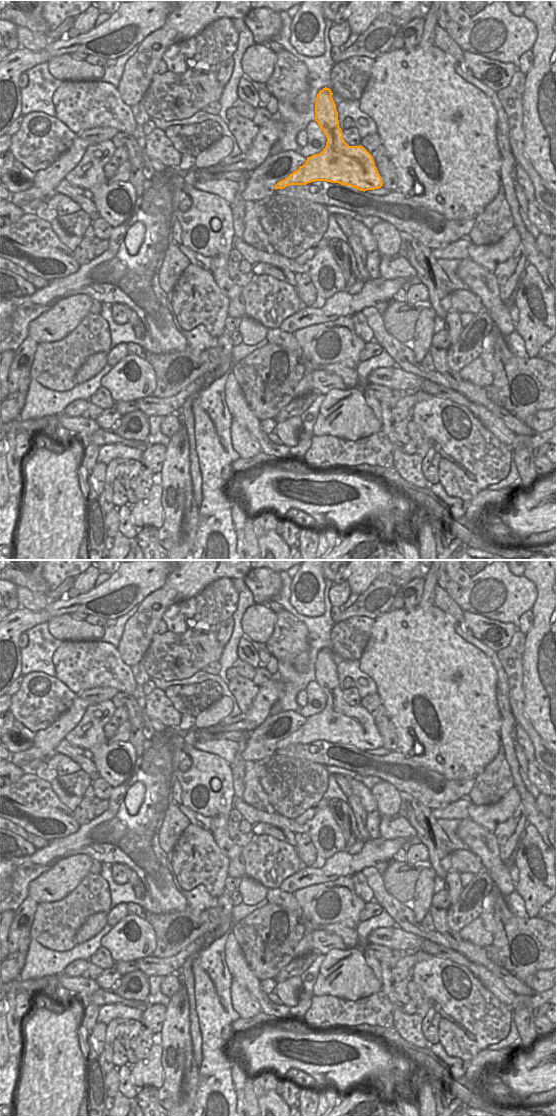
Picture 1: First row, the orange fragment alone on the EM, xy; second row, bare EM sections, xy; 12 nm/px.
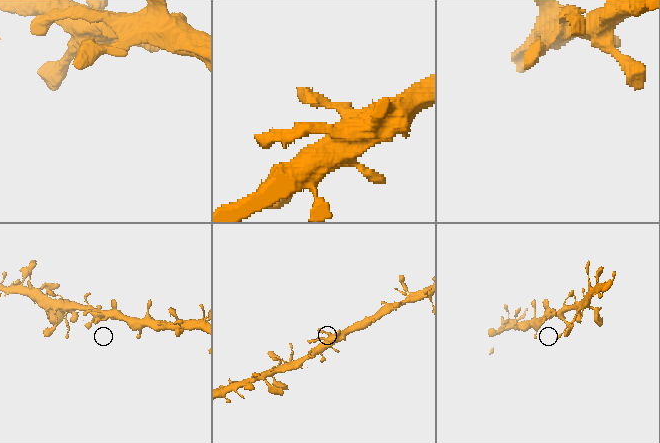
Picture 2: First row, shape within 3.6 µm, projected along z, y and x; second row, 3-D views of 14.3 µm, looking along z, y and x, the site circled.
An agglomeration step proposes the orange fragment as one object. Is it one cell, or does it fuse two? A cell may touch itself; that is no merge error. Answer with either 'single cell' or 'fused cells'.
single cell

